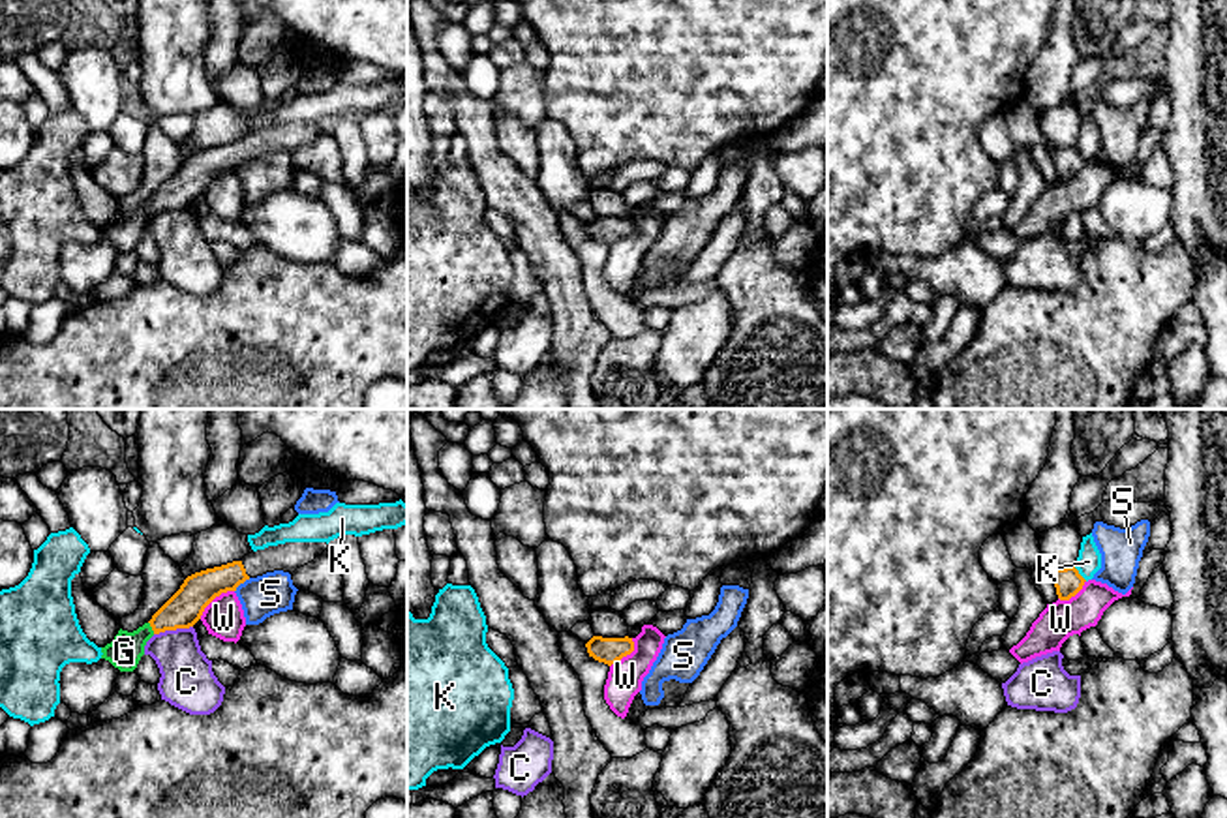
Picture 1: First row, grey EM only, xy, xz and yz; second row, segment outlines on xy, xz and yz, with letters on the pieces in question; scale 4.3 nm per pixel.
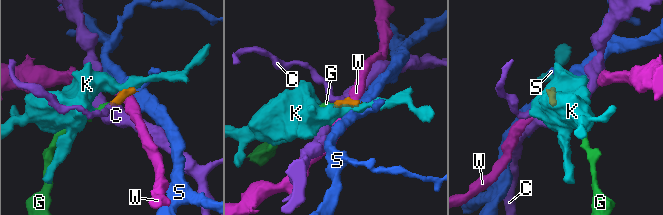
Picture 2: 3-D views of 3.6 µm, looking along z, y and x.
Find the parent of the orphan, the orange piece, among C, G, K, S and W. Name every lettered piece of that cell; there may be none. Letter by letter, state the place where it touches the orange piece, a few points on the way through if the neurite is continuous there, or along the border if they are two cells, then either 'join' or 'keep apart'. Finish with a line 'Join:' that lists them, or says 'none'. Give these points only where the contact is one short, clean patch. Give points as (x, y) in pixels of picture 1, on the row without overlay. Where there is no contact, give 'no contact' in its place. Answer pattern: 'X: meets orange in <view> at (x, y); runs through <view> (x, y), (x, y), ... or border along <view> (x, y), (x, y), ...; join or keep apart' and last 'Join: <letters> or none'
C: meets orange in xy at (173, 209); border along xy (192, 205), (154, 214); keep apart
G: meets orange in xy at (151, 205); runs through xy (184, 188), (151, 205), (124, 231); join
K: meets orange in yz at (1077, 152); border along yz (1074, 145), (1087, 160); keep apart
S: meets orange in xy at (241, 162); border along xy (250, 158), (235, 171); keep apart
W: meets orange in xy at (214, 177); border along xy (233, 169), (222, 171), (199, 197); keep apart
Join: G

